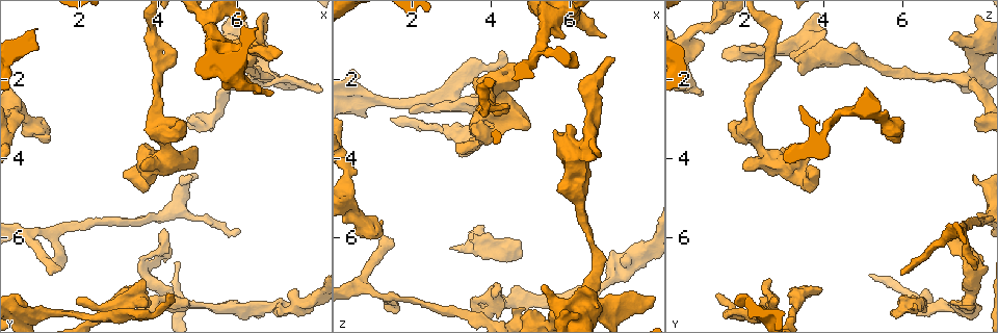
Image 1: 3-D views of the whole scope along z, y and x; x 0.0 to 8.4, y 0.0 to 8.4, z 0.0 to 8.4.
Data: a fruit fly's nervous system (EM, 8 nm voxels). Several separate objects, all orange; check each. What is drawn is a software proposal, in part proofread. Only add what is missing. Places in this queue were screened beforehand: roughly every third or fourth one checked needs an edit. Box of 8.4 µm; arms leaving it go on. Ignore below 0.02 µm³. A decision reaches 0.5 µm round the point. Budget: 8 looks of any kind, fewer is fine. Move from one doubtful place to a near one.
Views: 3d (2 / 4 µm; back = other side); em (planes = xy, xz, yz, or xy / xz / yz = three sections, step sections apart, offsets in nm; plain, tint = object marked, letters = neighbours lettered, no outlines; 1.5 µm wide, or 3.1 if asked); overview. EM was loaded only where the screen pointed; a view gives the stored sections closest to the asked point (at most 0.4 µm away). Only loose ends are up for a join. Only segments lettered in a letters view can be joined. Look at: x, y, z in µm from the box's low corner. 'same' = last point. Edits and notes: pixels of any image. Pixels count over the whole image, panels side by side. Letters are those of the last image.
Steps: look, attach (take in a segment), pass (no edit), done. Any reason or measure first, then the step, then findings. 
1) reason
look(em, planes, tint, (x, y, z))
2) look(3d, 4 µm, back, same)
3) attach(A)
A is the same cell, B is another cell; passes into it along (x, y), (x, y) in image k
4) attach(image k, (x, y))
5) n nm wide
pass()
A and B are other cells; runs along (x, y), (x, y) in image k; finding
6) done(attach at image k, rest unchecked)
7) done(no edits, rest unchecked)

branch stops here
look(em, xz, step 4, letters, (4.25, 5.90, 7.35))

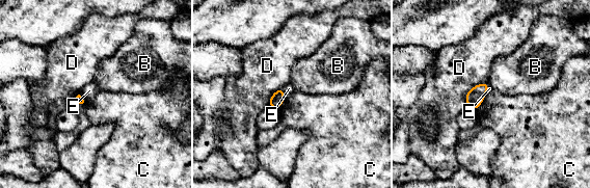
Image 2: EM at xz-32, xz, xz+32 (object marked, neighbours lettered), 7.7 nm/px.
look(em, planes, letters, same)

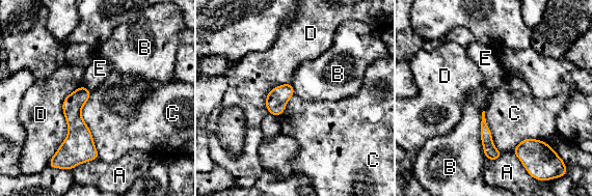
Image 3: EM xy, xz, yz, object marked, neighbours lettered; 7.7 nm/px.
pass()
A, B, C, D and E are other cells; no lettered segment goes on from it

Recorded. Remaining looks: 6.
branch stops here
look(em, planes, letters, (1.30, 6.95, 5.95))

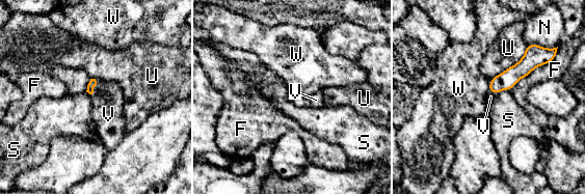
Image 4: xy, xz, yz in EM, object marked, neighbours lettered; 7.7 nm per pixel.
attach(V)
V is the same cell, F, N, S, U and W are other cells; passes into it along (92, 82), (94, 87), (108, 114) in image 4; the cell continues

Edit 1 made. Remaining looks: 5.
branch stops here
look(em, xz, step 8, letters, (3.55, 7.05, 2.60))

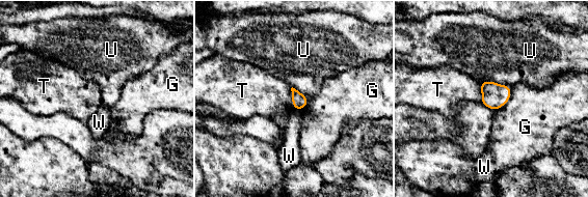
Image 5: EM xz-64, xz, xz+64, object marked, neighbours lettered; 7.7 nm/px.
another direction
look(em, planes, letters, same)

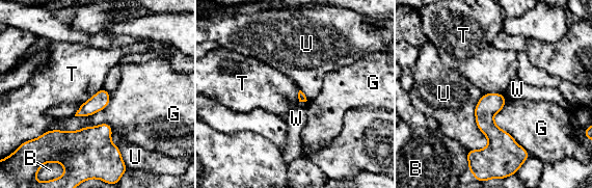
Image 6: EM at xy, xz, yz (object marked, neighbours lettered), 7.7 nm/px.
pass()
B, G, T, U and W are other cells; no lettered segment goes on from it

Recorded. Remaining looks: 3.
done(attach at image 4, rest unchecked)

